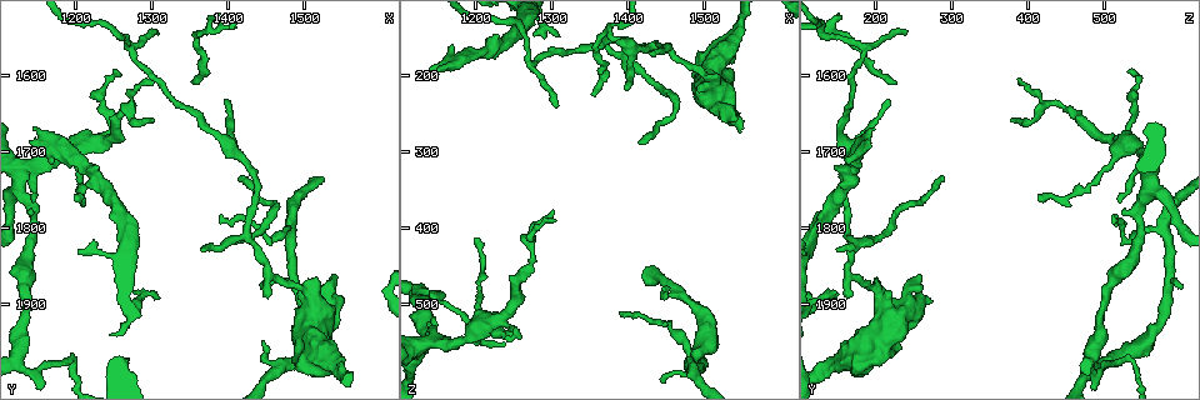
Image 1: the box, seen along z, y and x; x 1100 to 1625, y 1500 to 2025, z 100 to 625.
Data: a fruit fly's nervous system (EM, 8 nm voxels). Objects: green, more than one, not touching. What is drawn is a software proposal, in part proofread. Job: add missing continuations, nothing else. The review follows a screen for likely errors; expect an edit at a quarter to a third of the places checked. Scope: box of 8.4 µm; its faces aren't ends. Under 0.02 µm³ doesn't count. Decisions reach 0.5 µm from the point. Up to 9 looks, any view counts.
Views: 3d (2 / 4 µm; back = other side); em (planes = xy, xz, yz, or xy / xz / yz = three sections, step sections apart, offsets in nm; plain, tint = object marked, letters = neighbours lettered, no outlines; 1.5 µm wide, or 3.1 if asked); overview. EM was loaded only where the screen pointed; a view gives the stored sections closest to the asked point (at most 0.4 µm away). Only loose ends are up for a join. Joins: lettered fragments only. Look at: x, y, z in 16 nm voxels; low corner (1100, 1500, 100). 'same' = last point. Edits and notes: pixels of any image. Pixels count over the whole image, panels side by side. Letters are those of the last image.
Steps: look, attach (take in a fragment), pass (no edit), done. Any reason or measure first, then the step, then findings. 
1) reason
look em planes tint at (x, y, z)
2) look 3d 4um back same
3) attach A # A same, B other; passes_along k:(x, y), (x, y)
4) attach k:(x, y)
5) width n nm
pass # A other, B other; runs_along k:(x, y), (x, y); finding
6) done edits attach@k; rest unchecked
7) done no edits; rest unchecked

tapers out
look em planes letters at (1305, 1540, 235)

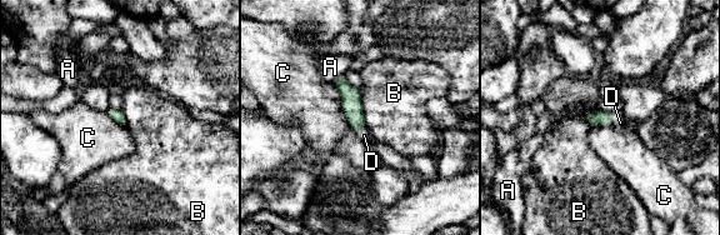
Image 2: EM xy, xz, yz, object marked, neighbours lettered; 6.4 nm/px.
longest_contact C 340 nm
attach D # A other, B other, C other, D same; passes_along 2:(603, 118), (613, 119), (620, 123); it goes on there

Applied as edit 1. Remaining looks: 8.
look overview

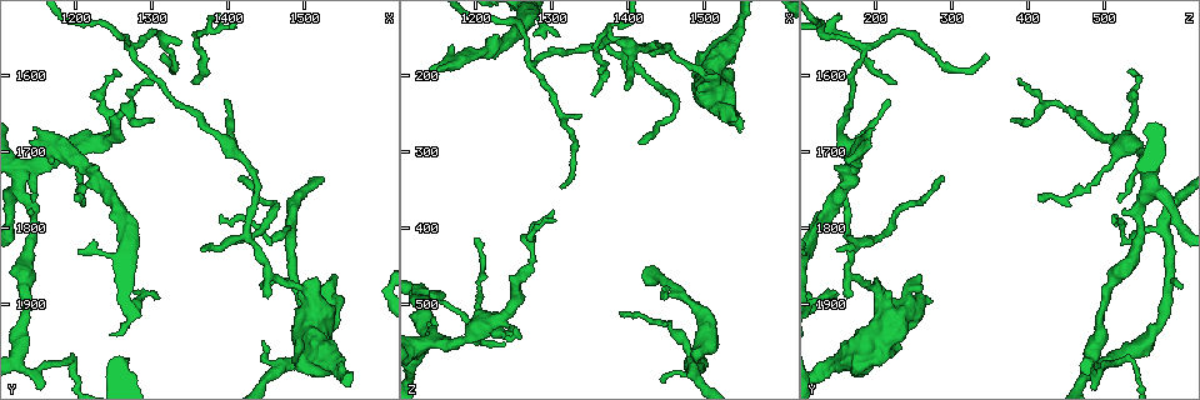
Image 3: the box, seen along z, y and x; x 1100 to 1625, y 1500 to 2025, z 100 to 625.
free end
look 3d 4um at (1250, 1595, 530)

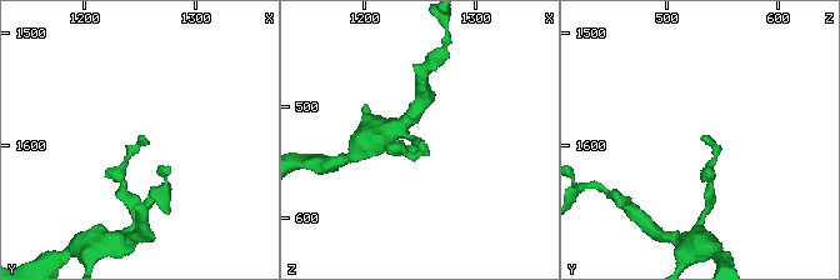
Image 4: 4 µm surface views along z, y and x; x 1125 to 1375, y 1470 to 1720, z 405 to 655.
shape alone is not enough
look em planes tint at (1252, 1594, 532)

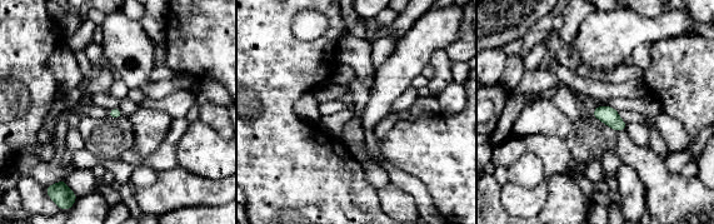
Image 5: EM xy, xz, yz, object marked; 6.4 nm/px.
see the neighbours
look em planes letters same

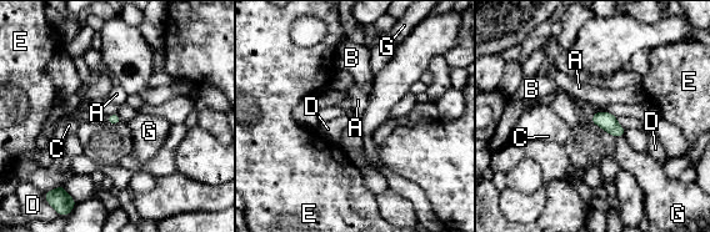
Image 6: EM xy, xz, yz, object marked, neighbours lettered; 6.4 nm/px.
width 70 nm
pass # A other, B other, C other, D other, E other, G other; border 6:(118, 112), (123, 120); none of them fits

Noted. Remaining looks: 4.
tapers out
look em xz step 8 tint at (1390, 1785, 510)

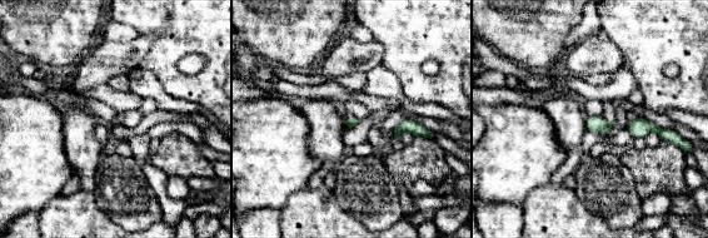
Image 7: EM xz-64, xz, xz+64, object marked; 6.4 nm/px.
cut it another way
look em planes letters same

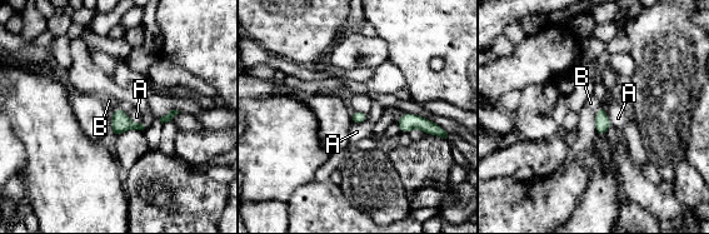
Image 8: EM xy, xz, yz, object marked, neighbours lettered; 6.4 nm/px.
longest_contact A 130 nm
attach B # A other, B same; passes_along 8:(603, 124), (598, 109), (592, 101); it goes on there

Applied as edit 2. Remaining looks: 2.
done edits attach@2, attach@8; rest unchecked

